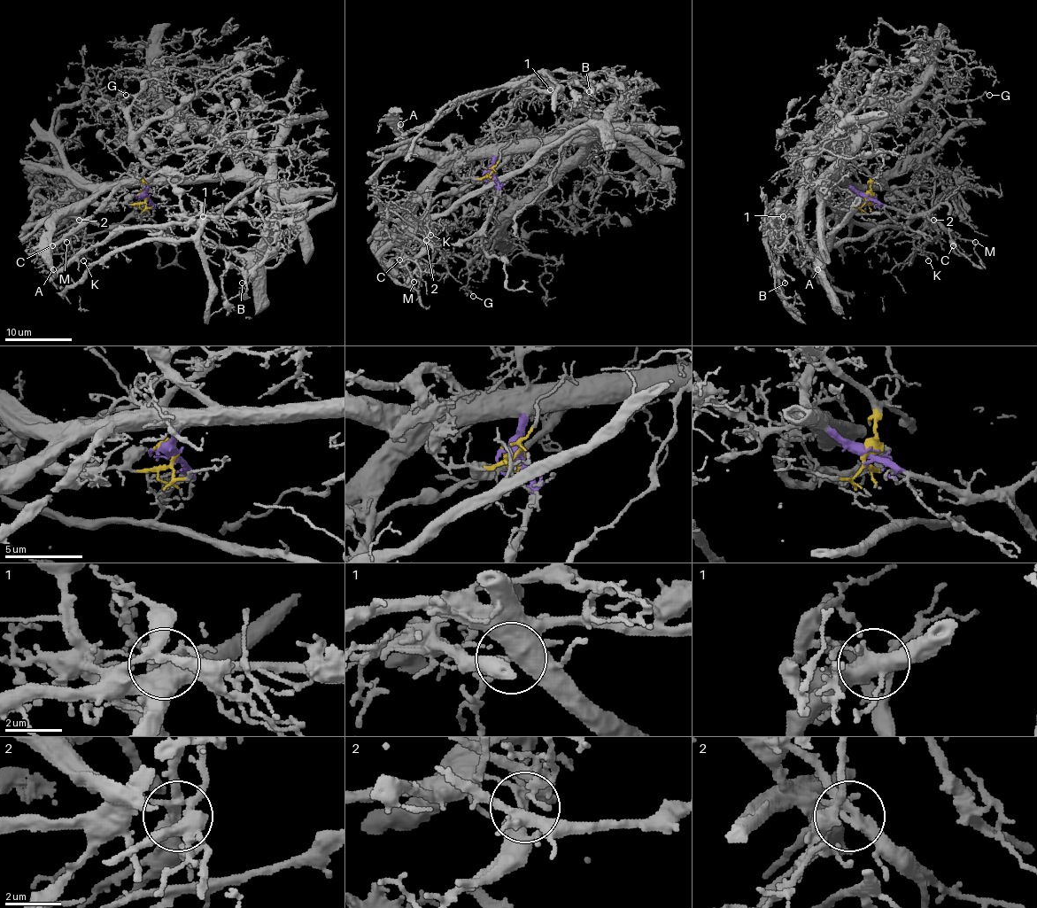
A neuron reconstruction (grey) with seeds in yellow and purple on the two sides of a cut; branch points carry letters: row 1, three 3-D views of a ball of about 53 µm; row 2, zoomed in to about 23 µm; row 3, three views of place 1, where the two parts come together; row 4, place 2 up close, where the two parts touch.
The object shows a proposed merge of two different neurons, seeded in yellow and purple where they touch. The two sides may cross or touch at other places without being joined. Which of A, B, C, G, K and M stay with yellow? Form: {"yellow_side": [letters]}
{"yellow_side": ["B"]}

